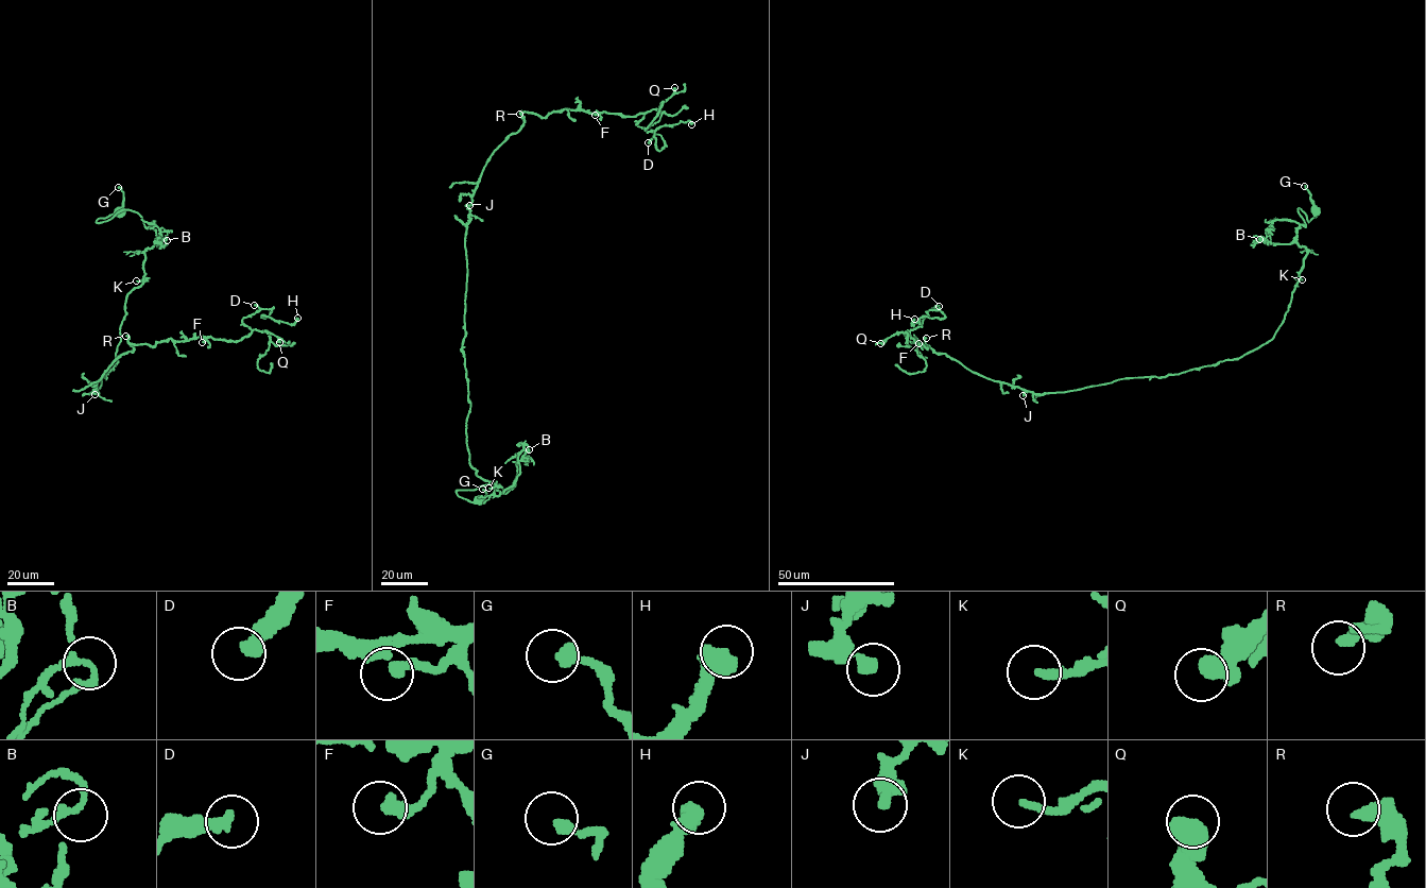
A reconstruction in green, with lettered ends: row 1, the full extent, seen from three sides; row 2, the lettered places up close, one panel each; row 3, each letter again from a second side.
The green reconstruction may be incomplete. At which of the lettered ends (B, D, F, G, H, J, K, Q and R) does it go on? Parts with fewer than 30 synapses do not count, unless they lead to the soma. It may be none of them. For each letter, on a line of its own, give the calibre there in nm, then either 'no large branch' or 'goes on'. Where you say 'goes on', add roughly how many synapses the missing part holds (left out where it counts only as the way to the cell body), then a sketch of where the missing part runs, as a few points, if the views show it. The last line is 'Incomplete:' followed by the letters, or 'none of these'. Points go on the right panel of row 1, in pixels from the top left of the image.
B: calibre 170 nm; no large branch
D: calibre 400 nm; no large branch
F: calibre 320 nm; no large branch
G: calibre 320 nm; no large branch
H: calibre 600 nm; no large branch
J: calibre 320 nm; no large branch
K: calibre 220 nm; no large branch
Q: calibre 650 nm; no large branch
R: calibre 360 nm; no large branch
Incomplete: none of these

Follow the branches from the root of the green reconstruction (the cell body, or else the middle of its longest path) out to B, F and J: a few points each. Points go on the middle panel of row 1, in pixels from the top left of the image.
B: (480, 499), (468, 501), (456, 491), (499, 484), (507, 493), (514, 482), (516, 462), (529, 449)
F: (480, 499), (456, 491), (515, 484), (499, 494), (468, 459), (462, 347), (471, 194), (522, 113), (595, 115)
J: (480, 499), (456, 491), (499, 484), (504, 493), (515, 484), (499, 494), (468, 459), (462, 347), (469, 205)

